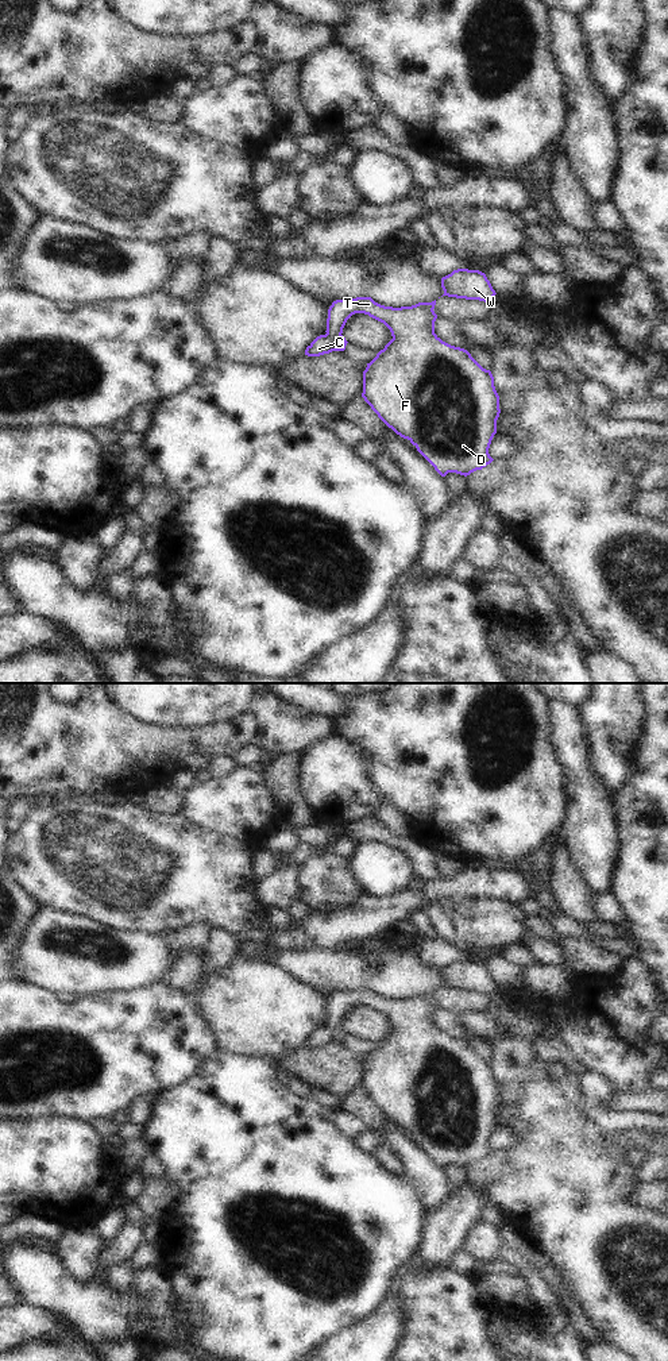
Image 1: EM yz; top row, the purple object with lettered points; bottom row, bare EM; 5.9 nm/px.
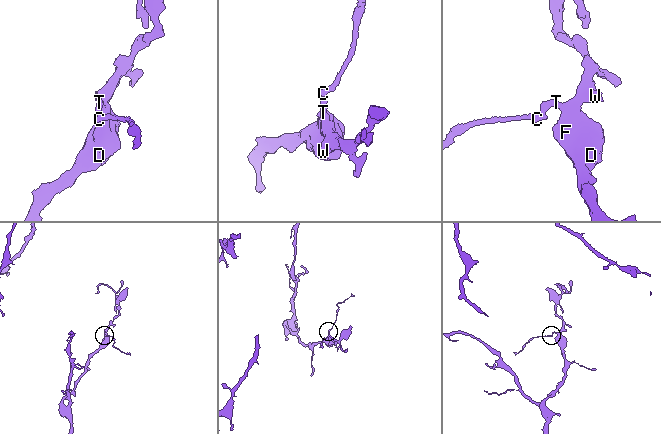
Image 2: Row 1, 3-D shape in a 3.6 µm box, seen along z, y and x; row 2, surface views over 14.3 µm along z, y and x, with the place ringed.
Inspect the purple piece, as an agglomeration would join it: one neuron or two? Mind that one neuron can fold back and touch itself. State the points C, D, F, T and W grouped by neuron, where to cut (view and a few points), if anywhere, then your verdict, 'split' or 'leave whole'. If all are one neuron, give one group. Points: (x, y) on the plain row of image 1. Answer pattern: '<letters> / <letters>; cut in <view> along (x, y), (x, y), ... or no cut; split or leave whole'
C D F T W; no cut; leave whole

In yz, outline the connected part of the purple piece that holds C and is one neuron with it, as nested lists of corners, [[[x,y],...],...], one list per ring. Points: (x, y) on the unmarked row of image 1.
[[[371,988],[336,991],[328,1000],[327,1025],[317,1028],[305,1041],[308,1048],[344,1042],[341,1026],[347,1011],[364,1005],[383,1014],[393,1030],[367,1055],[363,1063],[362,1088],[378,1109],[397,1126],[408,1130],[417,1142],[445,1168],[448,1164],[470,1167],[494,1150],[489,1140],[497,1125],[499,1087],[490,1061],[483,1060],[471,1045],[443,1033],[435,1025],[436,991],[412,998],[385,998]]]

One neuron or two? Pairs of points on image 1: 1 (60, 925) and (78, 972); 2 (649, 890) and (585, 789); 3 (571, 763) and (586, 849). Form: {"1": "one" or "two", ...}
{"1": "one", "2": "two", "3": "one"}

